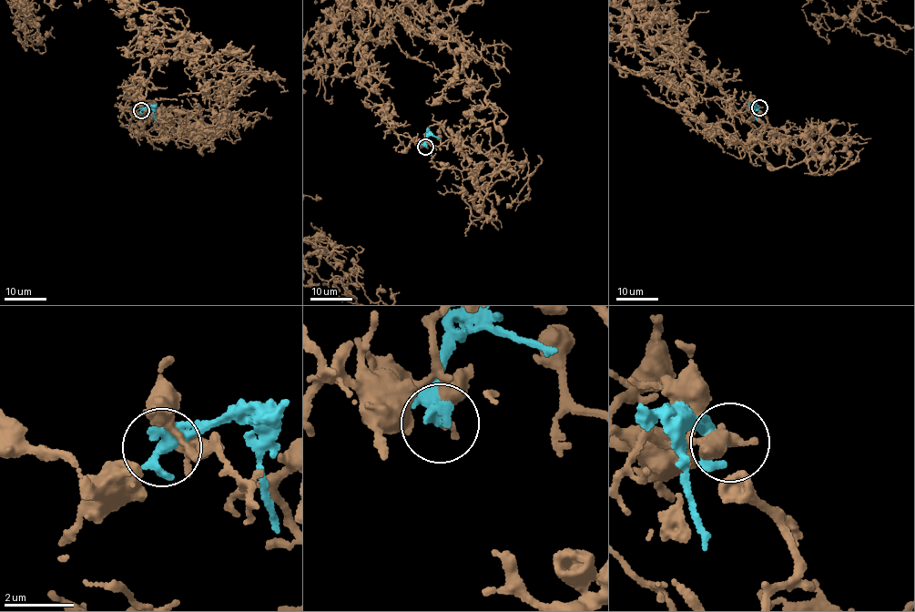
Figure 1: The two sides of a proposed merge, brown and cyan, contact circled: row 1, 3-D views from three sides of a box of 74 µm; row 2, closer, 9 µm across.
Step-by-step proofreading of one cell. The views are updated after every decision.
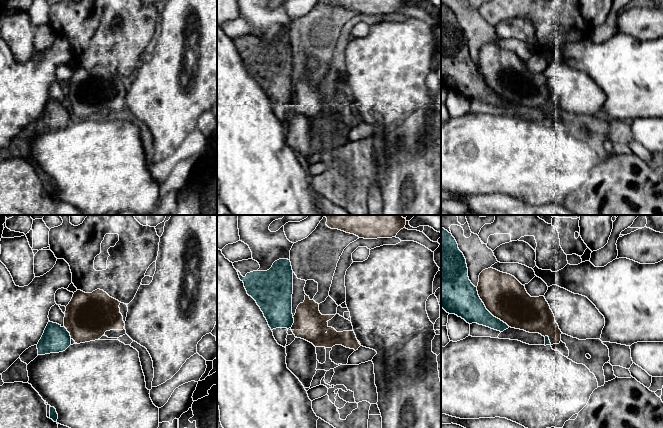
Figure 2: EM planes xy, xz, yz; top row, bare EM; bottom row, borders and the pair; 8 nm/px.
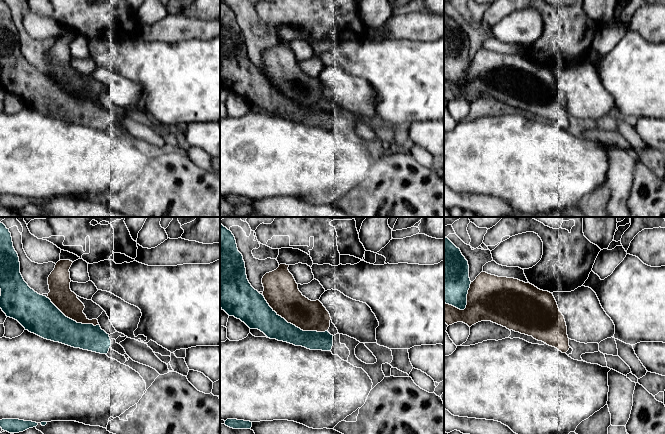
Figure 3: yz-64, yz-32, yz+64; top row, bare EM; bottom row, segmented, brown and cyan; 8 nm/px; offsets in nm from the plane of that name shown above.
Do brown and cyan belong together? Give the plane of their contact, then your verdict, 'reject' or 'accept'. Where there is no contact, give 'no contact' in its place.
yz | reject

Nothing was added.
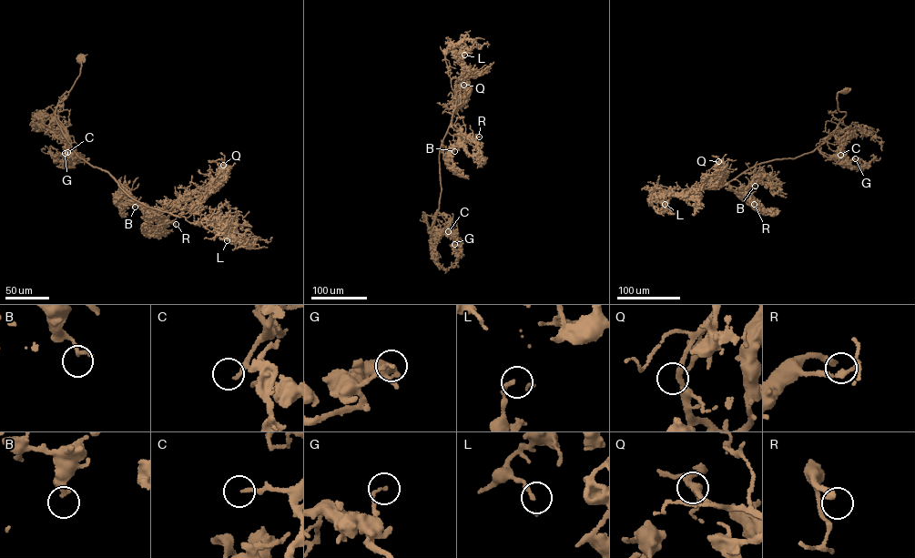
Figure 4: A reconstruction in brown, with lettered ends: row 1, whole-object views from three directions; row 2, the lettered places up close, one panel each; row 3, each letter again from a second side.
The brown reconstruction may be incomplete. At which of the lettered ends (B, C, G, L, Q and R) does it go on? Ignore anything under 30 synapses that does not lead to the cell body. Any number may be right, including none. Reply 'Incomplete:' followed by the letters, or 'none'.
Incomplete: C

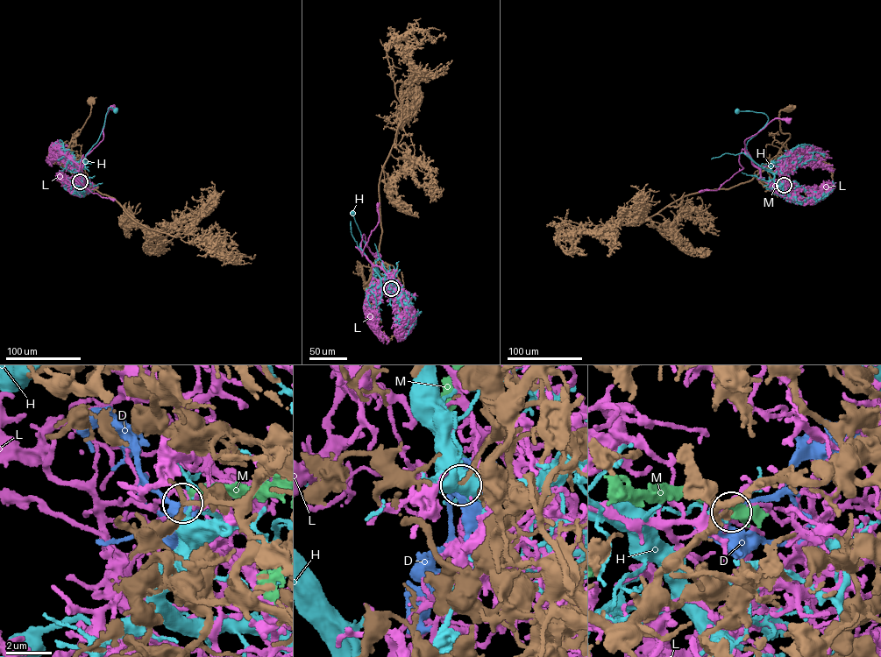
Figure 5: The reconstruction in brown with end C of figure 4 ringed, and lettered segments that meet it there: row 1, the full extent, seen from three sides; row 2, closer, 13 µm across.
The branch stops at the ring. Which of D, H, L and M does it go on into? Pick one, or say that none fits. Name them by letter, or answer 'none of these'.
D

